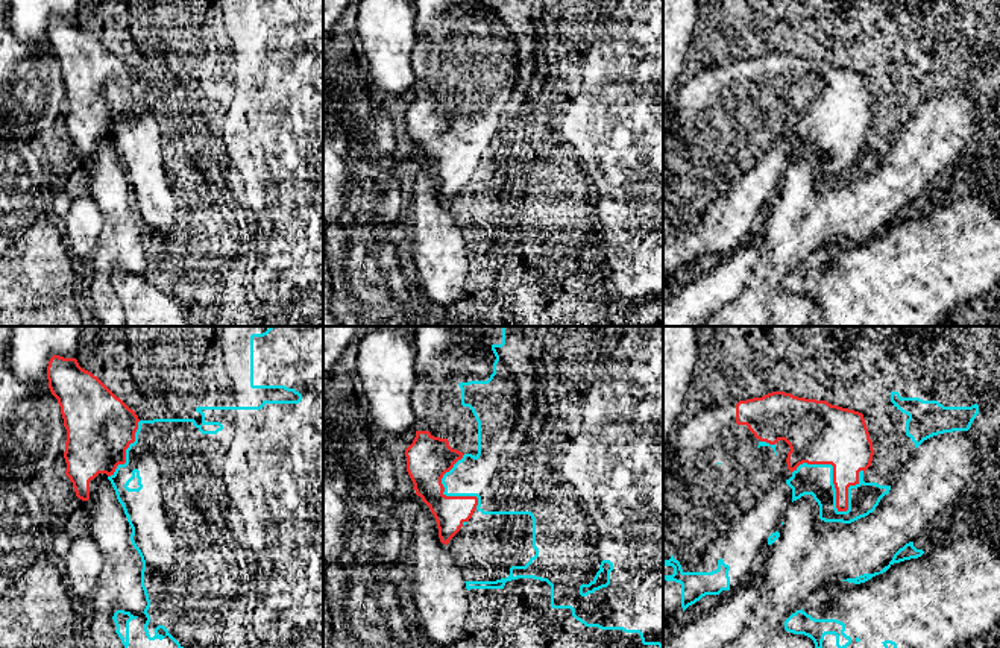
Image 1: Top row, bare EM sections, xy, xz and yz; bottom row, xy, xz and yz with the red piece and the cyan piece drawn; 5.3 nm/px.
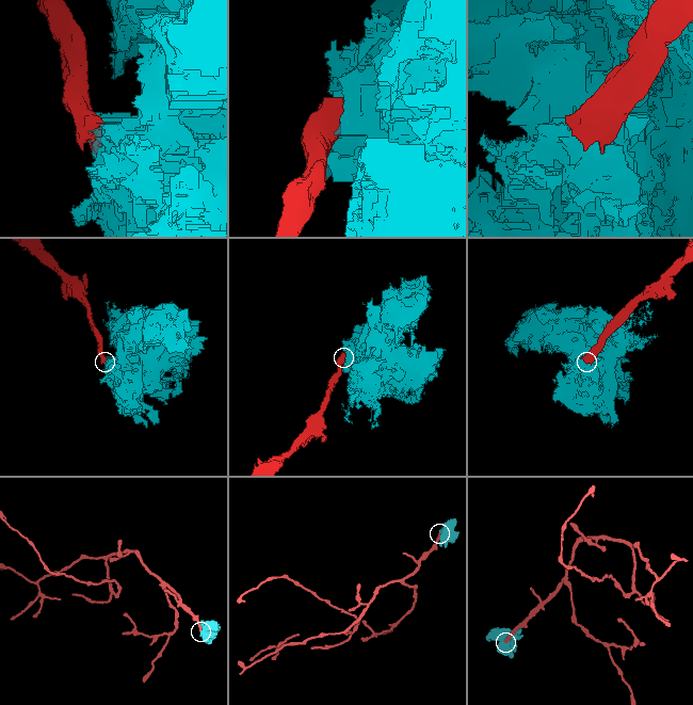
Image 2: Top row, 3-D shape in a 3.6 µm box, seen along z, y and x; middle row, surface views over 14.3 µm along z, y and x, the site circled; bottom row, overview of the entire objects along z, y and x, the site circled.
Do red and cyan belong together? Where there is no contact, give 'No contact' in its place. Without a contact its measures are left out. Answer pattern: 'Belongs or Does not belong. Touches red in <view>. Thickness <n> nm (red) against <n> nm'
Does not belong. Touches red in yz. Thickness 260 nm (red) against 170 nm

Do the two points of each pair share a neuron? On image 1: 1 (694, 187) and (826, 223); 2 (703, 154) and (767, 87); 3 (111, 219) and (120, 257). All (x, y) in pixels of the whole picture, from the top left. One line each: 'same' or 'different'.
1: different
2: same
3: same

